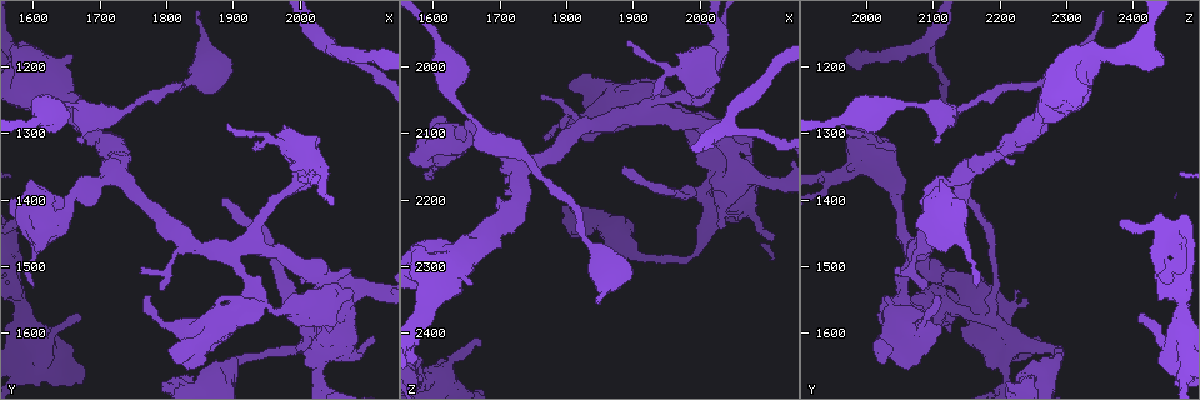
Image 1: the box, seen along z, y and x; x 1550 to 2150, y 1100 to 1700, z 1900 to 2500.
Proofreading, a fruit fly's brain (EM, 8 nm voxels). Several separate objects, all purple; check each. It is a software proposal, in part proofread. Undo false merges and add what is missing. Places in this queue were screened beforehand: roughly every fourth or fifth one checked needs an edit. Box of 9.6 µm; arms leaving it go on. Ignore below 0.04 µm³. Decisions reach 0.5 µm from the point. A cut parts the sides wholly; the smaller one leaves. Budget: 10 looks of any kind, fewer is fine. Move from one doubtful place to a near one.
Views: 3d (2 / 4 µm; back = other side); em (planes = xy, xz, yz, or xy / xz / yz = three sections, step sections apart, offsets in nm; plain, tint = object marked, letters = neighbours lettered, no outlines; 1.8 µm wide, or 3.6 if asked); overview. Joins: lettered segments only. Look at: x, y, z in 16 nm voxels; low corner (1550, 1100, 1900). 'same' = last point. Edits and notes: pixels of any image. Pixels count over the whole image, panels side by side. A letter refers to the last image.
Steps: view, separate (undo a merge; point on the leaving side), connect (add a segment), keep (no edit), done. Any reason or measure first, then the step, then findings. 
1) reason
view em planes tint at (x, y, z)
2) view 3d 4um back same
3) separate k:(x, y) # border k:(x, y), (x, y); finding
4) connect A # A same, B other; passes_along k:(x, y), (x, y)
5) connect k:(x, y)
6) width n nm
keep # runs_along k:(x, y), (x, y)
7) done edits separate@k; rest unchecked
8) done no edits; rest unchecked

an open end
view 3d 4um at (1670, 1570, 2420)

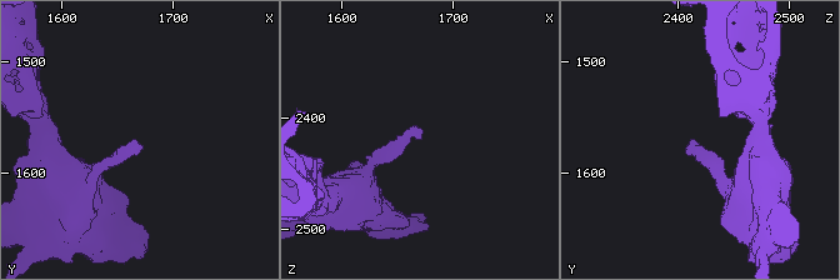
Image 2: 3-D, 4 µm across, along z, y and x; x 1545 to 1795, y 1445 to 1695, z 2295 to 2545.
shape alone is not enough
view em xy step 8 plain at (1670, 1572, 2422)

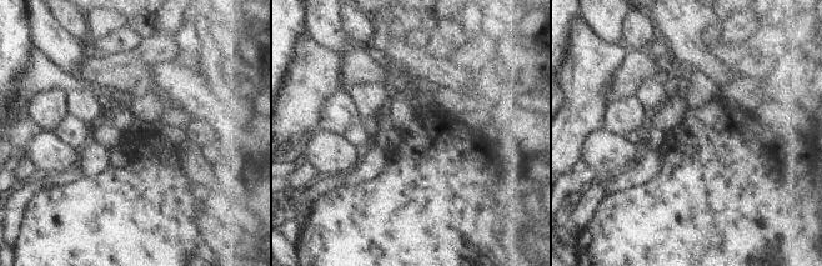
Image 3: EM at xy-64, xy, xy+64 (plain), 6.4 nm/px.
view em xy step 8 letters same

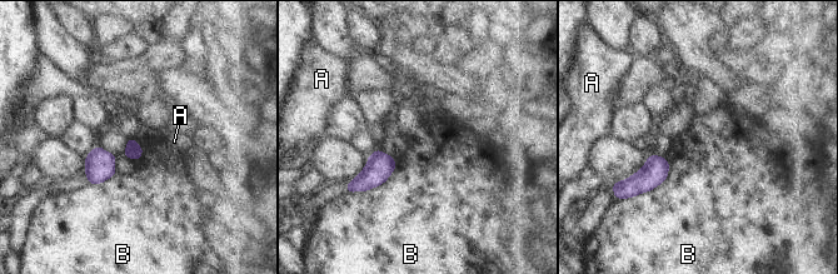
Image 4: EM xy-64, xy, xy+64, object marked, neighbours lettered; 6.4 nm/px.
keep # A other, B other; border 4:(397, 160), (384, 182), (349, 193); none of them fits

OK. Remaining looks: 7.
end of a long branch
view 3d 2um back at (1880, 1395, 2155)

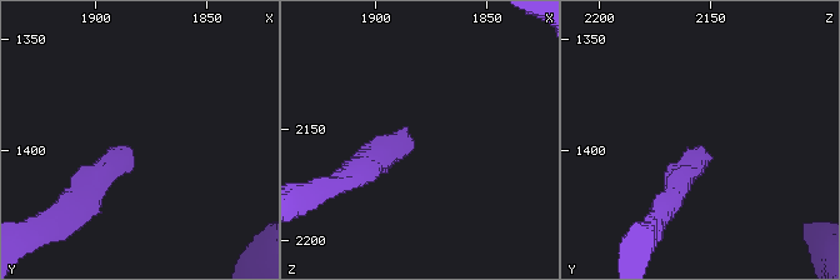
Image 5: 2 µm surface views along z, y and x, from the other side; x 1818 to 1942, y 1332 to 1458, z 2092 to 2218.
view em xz step 16 letters at (1886, 1398, 2154)

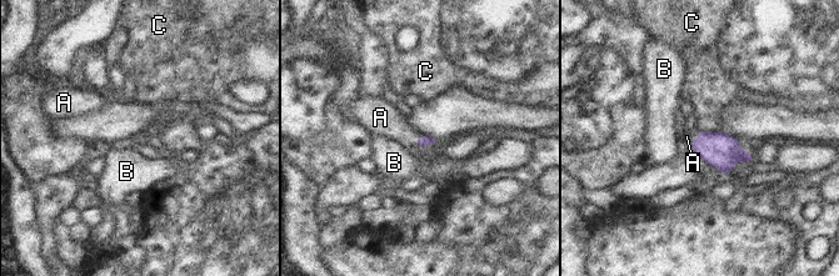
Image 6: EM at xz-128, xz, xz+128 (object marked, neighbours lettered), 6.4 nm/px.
connect A # A same, B other, C other; passes_along 6:(718, 149), (697, 136), (687, 136); the neuron continues

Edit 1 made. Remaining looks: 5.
free end
view em xz step 8 letters at (1890, 1290, 1965)

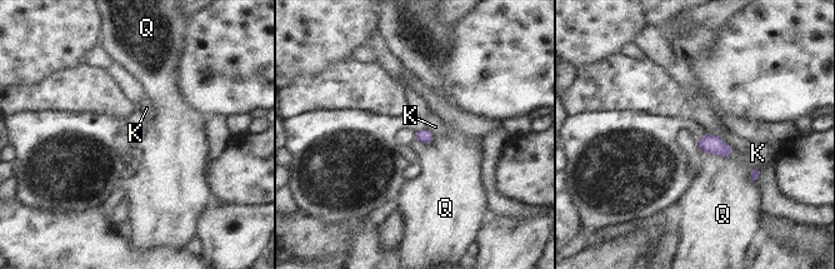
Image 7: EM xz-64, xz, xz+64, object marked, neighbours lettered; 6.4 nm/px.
keep # K other, Q other; border 7:(701, 150), (726, 157), (735, 152); none of them fits

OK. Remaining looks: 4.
done edits connect@6; rest unchecked

